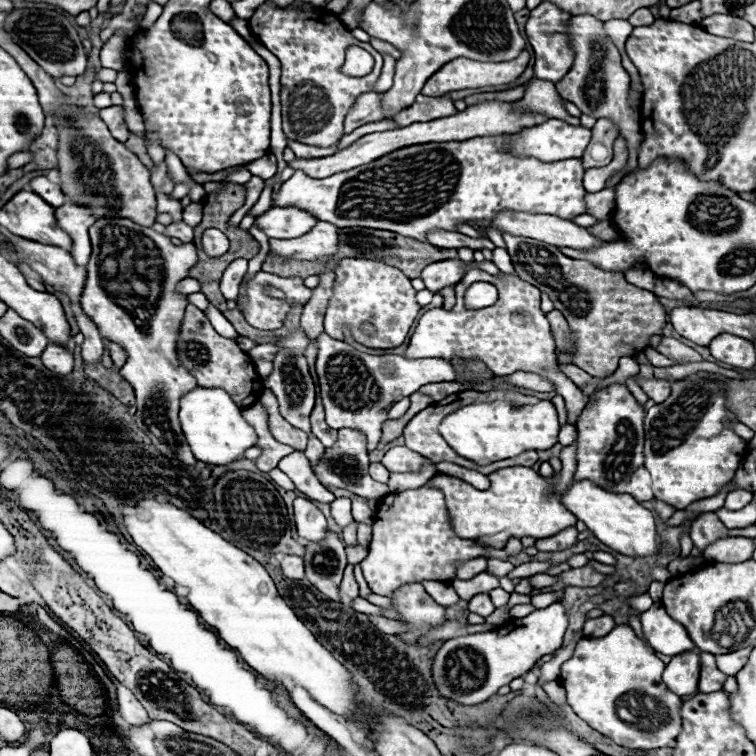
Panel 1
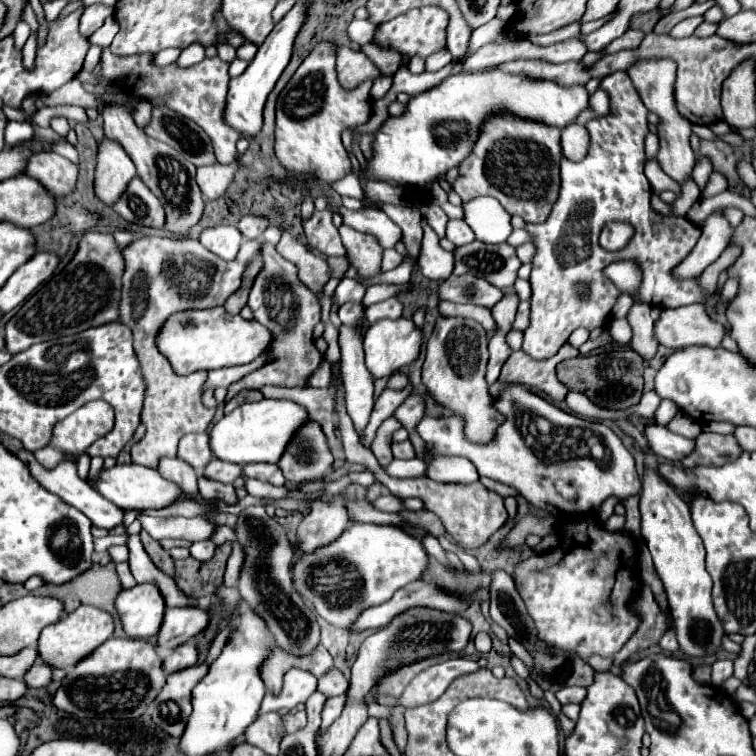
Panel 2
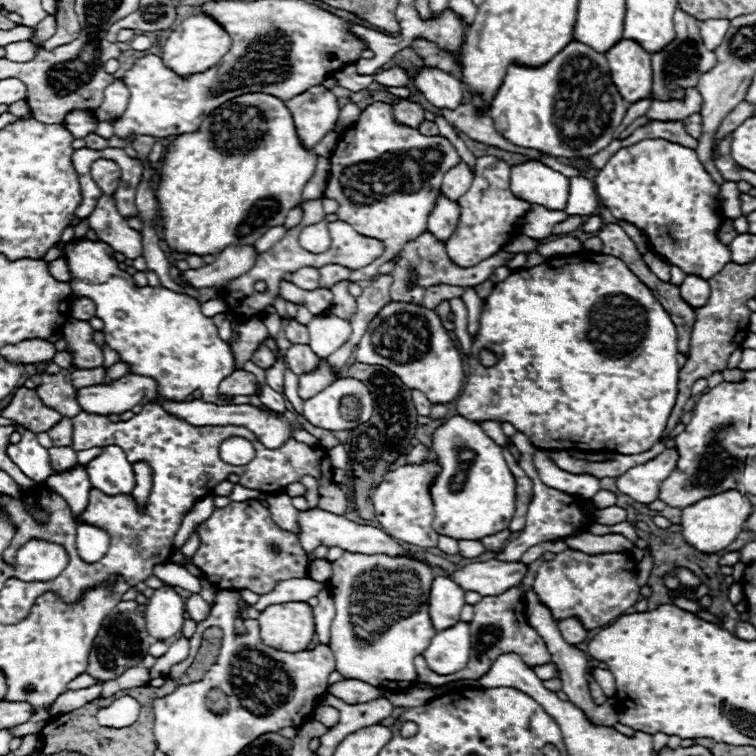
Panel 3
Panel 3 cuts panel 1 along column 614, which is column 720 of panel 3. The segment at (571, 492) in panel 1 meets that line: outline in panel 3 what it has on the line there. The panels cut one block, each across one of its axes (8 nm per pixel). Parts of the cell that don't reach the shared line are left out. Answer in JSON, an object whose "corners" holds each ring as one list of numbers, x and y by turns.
{"corners":[[728,490,716,496,708,496,698,500,692,506,686,506,680,516,682,524,682,536,684,540,694,546,694,550,704,552,704,554,716,554,718,550,724,550,728,544,736,540,736,536,742,532,746,518,752,512,752,504,748,502,746,496,742,496,736,490]]}

